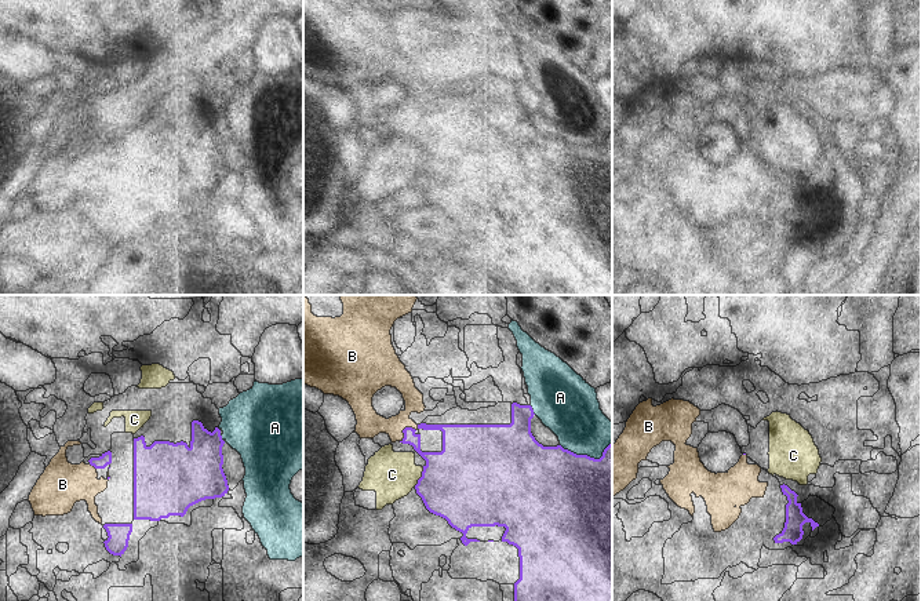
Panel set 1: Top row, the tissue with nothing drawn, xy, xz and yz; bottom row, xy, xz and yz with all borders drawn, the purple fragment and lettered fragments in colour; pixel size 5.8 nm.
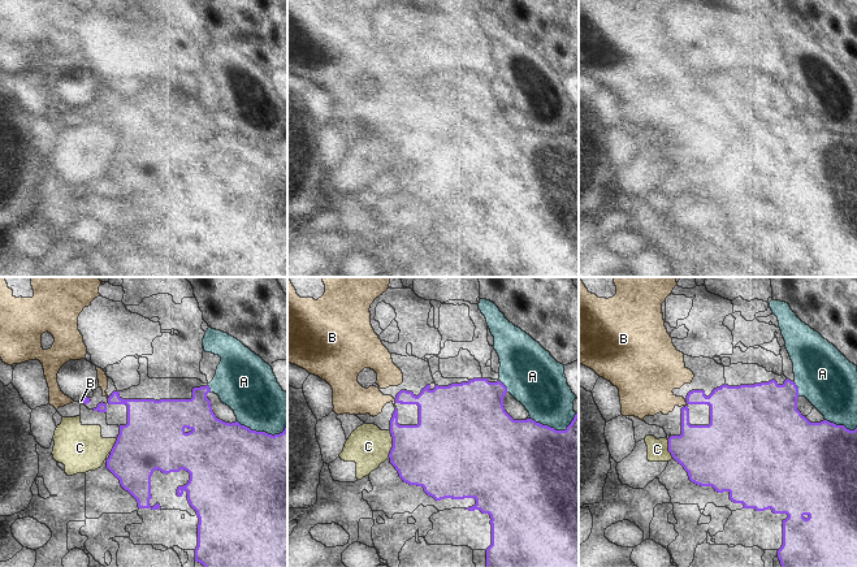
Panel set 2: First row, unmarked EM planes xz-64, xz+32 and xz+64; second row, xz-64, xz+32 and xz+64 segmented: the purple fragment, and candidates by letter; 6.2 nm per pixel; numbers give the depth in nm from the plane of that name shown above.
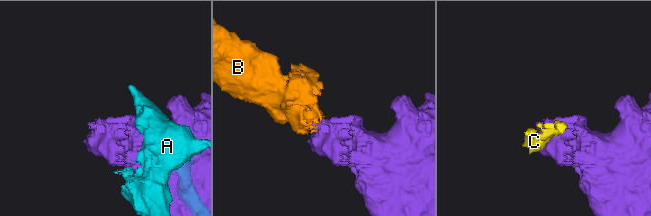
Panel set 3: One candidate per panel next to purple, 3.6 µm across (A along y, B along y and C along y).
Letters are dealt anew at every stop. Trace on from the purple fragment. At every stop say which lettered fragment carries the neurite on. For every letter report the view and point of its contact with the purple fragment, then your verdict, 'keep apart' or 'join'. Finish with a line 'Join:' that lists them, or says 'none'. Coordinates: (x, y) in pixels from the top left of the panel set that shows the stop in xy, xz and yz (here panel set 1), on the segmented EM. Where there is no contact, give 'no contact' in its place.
A: meets purple in xz at (588, 456); keep apart
B: meets purple in xz at (406, 428); join
C: meets purple in xz at (421, 477); keep apart
Join: B

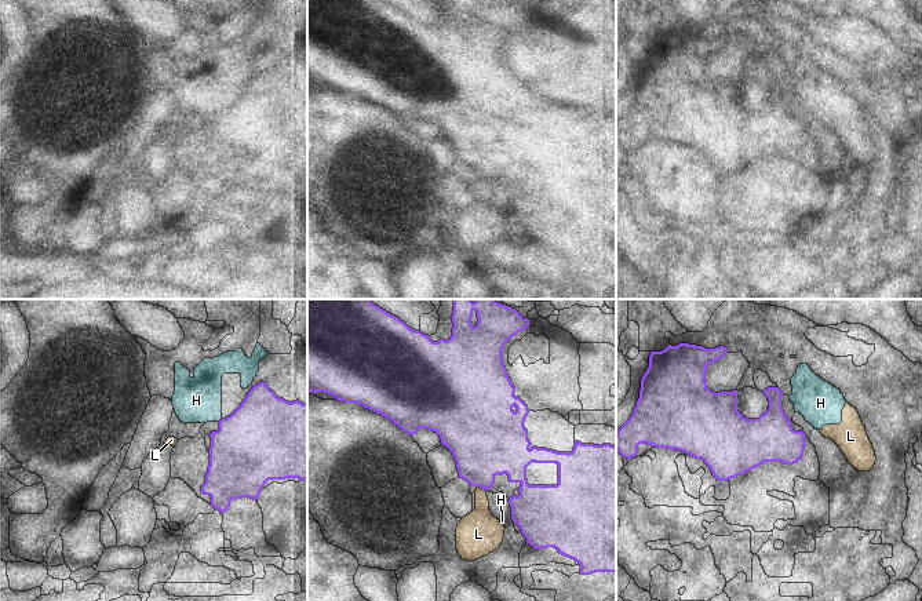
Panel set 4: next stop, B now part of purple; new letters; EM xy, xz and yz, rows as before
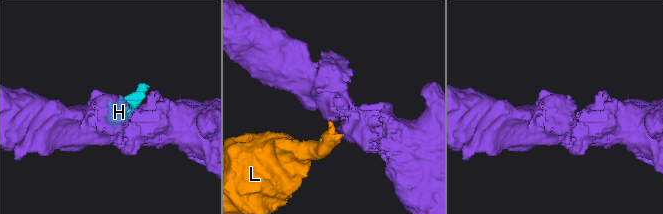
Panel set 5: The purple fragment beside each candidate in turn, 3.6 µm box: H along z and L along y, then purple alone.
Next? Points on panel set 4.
H: no contact; keep apart
L: meets purple in xz at (481, 487); keep apart
Join: none

